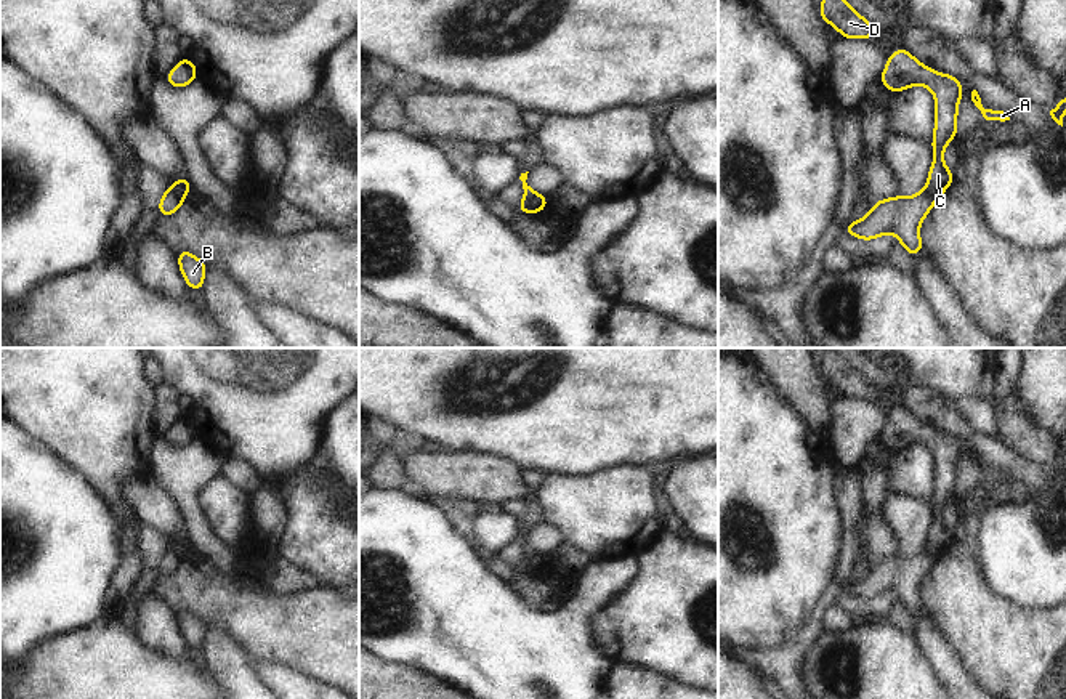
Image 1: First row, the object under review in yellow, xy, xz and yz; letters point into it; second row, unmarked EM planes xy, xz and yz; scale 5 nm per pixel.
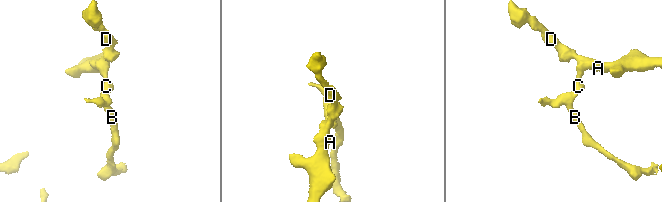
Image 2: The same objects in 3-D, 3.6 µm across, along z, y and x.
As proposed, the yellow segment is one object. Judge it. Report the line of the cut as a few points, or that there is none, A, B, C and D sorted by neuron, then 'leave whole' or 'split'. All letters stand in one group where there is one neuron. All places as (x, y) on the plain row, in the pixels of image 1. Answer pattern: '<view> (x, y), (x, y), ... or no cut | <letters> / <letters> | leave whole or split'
xz (537, 553), (526, 571) | A C D / B | split

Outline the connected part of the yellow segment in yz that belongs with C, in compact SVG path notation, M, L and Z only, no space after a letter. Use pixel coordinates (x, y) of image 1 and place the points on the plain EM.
M899 407L890 414L880 442L893 452L919 442L933 451L936 462L935 497L931 499L935 518L925 550L939 556L955 539L954 531L944 526L944 507L957 495L957 467L963 452L959 438L935 431L920 423L906 407Z

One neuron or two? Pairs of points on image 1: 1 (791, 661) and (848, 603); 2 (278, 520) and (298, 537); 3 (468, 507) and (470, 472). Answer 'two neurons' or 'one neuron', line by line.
1: two neurons
2: two neurons
3: two neurons

